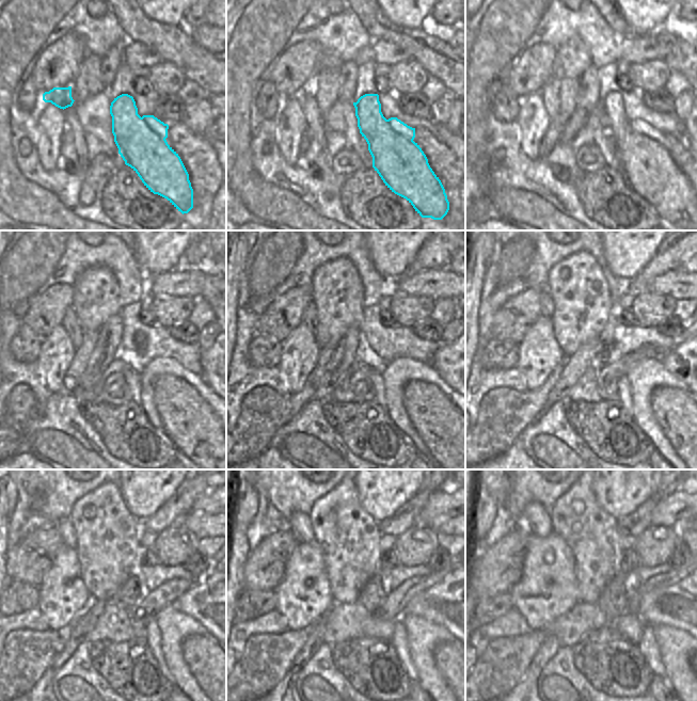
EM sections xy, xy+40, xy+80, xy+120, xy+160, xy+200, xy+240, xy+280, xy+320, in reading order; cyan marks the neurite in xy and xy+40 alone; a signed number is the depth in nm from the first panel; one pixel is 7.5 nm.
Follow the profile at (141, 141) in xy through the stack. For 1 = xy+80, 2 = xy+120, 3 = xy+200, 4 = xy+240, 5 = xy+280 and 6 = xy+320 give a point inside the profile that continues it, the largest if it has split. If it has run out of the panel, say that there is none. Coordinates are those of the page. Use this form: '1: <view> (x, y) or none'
1: xy+80 (648, 166)
2: xy+120 (204, 427)
3: xy+200 (682, 426)
4: xy+240 (204, 669)
5: xy+280 (443, 664)
6: xy+320 (682, 654)

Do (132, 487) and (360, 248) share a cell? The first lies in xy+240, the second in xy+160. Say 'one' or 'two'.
two

